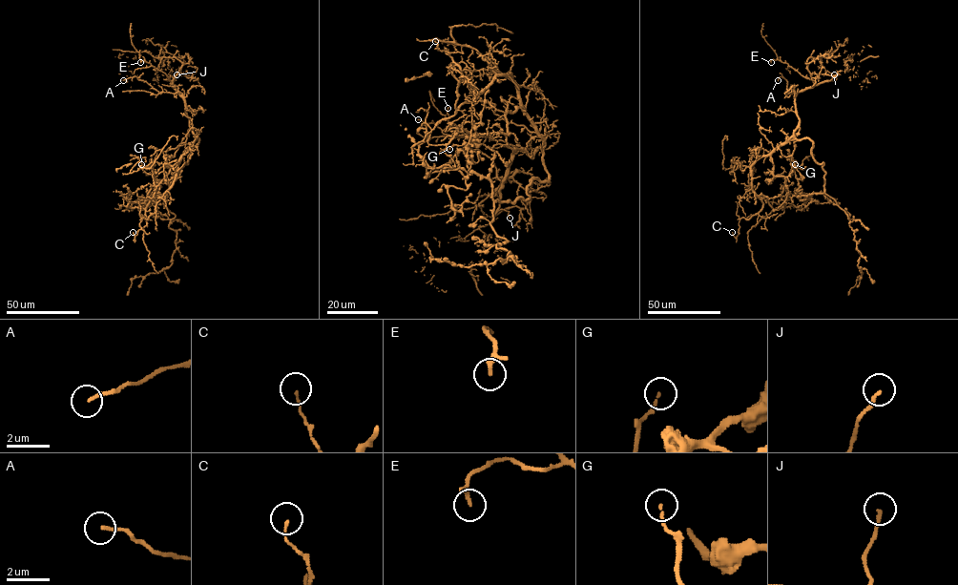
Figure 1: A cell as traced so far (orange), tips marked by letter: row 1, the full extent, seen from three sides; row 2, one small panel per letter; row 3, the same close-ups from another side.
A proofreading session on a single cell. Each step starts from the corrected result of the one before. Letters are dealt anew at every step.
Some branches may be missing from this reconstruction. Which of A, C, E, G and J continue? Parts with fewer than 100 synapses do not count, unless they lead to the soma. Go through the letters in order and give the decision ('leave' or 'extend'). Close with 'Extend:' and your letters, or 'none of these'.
A: leave
C: leave
E: leave
G: leave
J: leave
Extend: none of these

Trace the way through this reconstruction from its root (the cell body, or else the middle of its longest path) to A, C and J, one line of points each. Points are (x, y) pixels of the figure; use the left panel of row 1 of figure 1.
A: (196, 135), (181, 94), (159, 93), (135, 76), (123, 80)
C: (196, 135), (177, 163), (173, 186), (156, 203), (156, 212), (142, 219), (135, 238), (133, 232)
J: (196, 135), (189, 125), (185, 100), (170, 81), (176, 79), (177, 74)

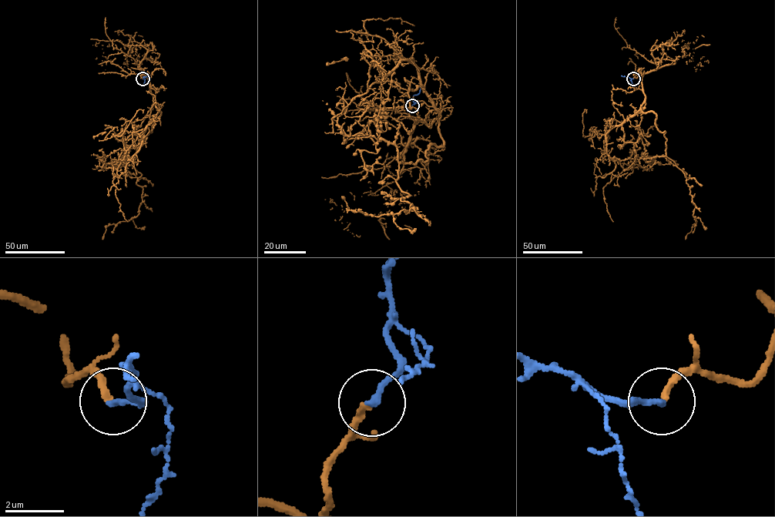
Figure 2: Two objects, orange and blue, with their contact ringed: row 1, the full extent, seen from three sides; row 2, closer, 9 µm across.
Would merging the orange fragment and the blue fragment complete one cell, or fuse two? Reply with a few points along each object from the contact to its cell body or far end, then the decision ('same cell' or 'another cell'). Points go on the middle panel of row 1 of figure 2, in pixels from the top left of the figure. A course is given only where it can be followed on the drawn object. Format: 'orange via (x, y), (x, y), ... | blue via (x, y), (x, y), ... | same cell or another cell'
orange via (411, 105), (438, 121), (443, 145), (399, 164), (410, 208), (371, 216), (342, 196) | blue via (412, 105), (413, 96), (419, 92), (420, 85) | same cell

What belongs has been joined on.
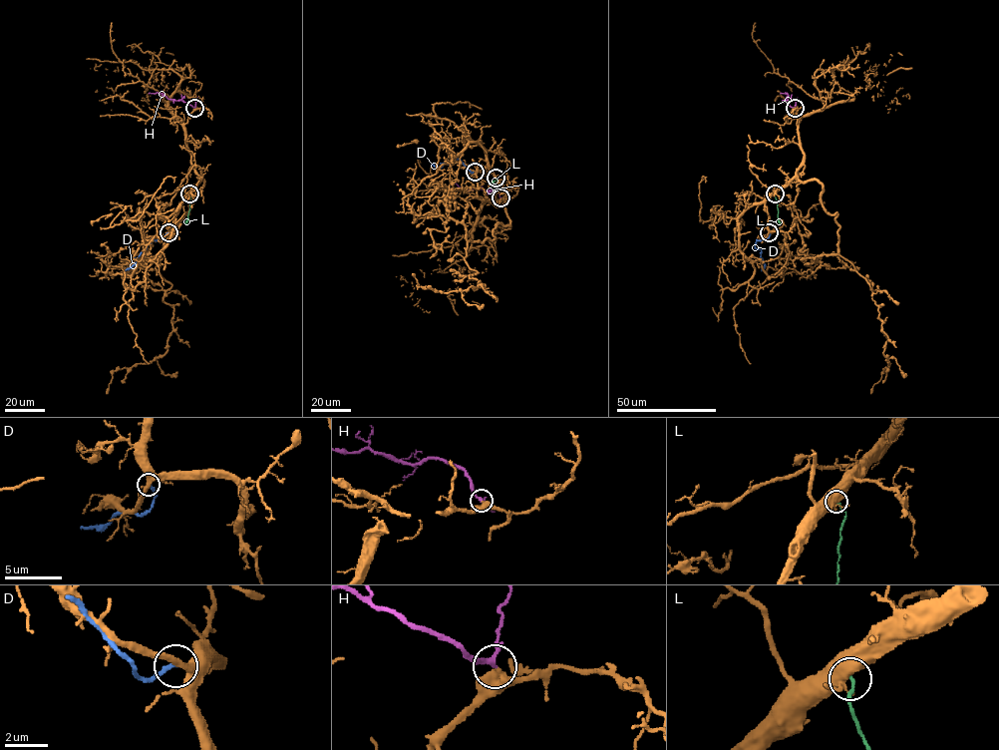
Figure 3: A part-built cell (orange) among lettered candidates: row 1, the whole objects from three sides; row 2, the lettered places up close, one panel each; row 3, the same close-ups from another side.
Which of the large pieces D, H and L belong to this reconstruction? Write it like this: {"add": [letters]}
{"add": ["H"]}

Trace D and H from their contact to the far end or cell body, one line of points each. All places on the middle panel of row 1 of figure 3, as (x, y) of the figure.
D: (474, 172), (471, 173), (454, 158), (451, 164), (441, 167), (431, 164)
H: (501, 197), (493, 190), (470, 190), (455, 183)

